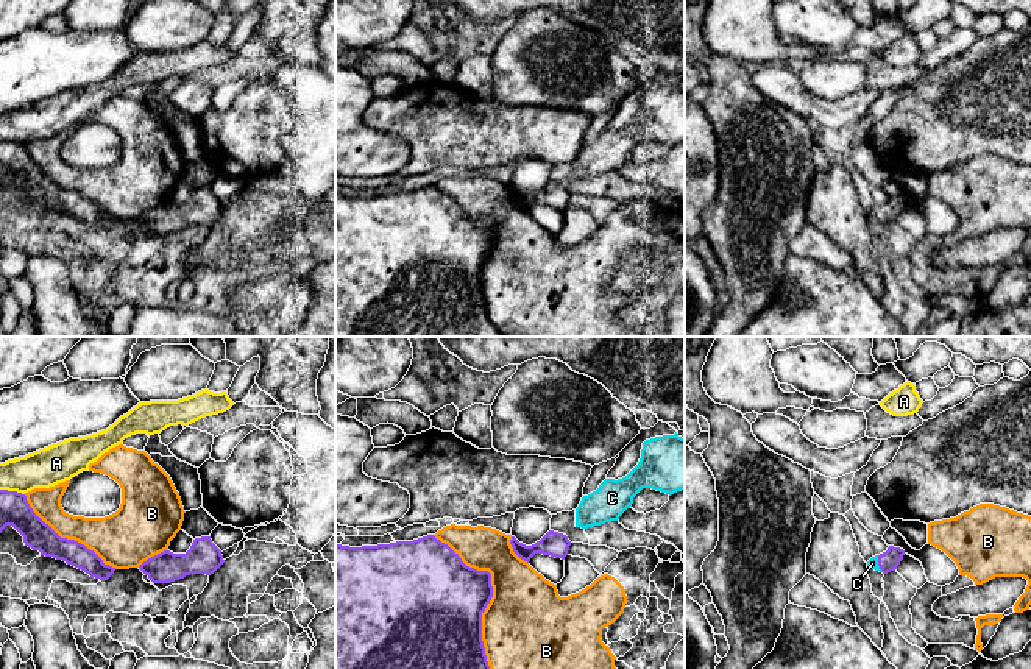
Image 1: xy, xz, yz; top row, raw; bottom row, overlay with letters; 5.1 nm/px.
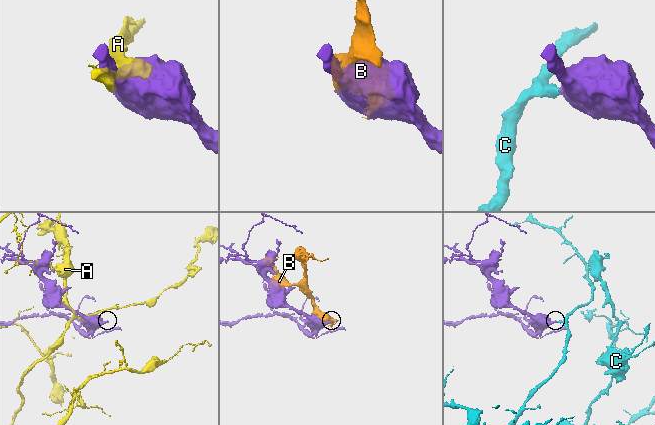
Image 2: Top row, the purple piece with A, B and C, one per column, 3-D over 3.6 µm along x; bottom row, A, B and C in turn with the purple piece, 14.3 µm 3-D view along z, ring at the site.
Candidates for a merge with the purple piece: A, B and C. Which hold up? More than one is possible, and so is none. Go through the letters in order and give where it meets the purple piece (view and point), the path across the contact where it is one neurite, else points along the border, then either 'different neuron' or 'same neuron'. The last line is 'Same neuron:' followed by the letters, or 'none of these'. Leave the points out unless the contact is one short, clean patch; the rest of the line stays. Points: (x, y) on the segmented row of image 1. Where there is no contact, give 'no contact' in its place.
A: xy (13, 492) | different neuron
B: xz (492, 593) | different neuron
C: yz (878, 563) | across yz (889, 560), (878, 563), (872, 563) | same neuron
Same neuron: C

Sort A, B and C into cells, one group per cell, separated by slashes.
A / B / C

